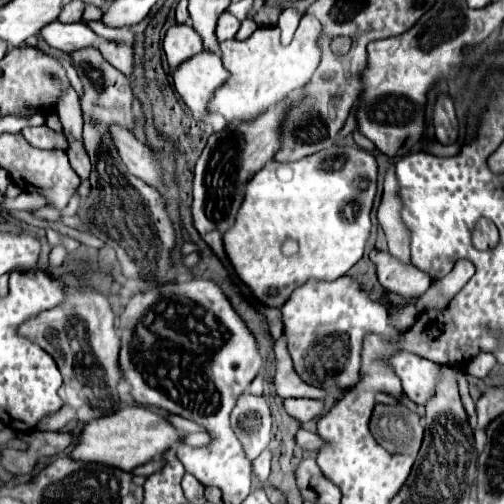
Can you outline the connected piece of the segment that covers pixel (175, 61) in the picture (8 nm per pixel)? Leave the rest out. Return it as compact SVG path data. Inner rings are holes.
M175 24L167 30L163 38L163 50L167 54L169 66L177 68L181 62L191 58L193 54L203 52L201 36L189 24Z

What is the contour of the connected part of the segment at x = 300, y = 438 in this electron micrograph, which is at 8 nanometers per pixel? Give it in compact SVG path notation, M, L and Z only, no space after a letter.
M299 430L299 432L295 434L295 442L297 442L297 446L303 448L303 450L319 450L319 448L325 444L317 434L307 432L307 430Z

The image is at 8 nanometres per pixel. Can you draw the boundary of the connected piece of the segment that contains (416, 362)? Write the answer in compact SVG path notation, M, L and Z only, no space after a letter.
M397 352L391 358L391 366L401 378L407 398L419 406L425 406L441 380L441 366L407 352Z

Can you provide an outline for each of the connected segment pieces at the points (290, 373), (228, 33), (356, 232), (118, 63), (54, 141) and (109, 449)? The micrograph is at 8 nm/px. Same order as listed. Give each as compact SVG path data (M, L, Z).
M283 338L275 340L273 356L275 356L275 388L277 388L275 394L279 398L313 398L313 400L325 398L327 392L323 388L309 386L295 374L293 362Z
M229 12L221 14L221 18L217 20L217 30L215 30L217 40L219 42L225 42L225 40L235 38L237 30L239 30L239 20L233 14L229 14Z
M331 146L297 162L267 162L245 188L245 198L235 224L223 234L225 254L237 276L251 288L253 296L269 306L281 308L291 292L309 278L337 280L363 256L371 232L371 208L377 192L375 156L359 146Z
M101 42L99 52L123 74L129 74L133 70L133 50L131 46L125 46L125 42Z
M27 126L21 130L25 140L37 148L63 148L67 150L67 138L63 134L53 132L49 126Z
M125 406L119 408L117 414L109 414L105 418L87 422L81 428L79 440L69 456L73 460L101 462L105 466L117 466L119 470L133 470L145 464L147 460L161 456L169 446L179 442L179 438L179 432L163 416L143 406Z

